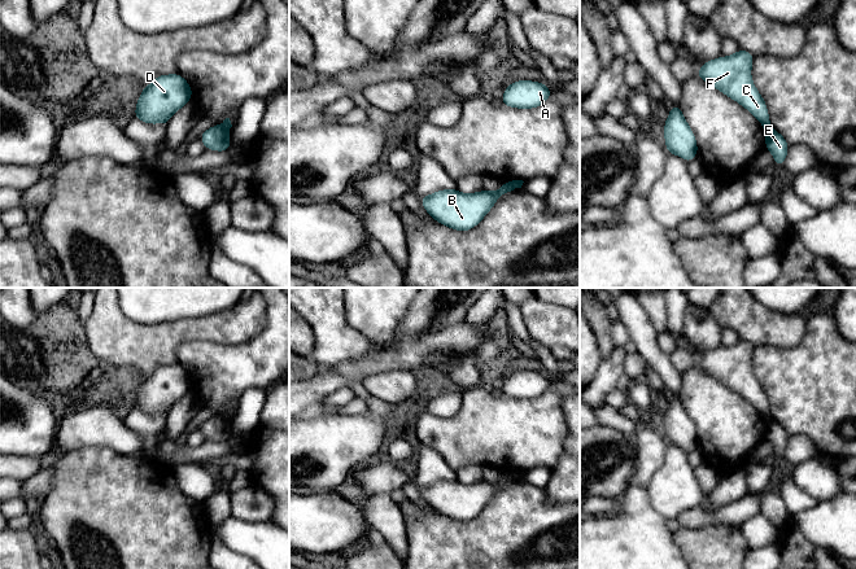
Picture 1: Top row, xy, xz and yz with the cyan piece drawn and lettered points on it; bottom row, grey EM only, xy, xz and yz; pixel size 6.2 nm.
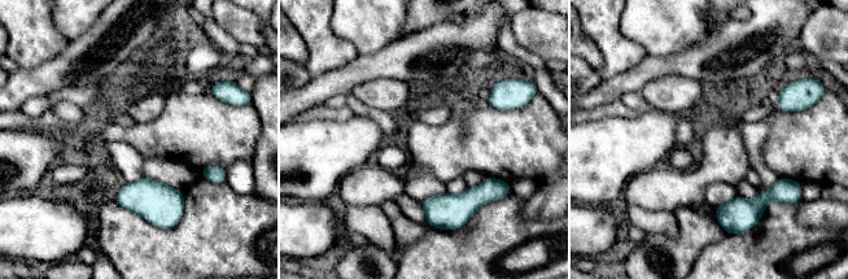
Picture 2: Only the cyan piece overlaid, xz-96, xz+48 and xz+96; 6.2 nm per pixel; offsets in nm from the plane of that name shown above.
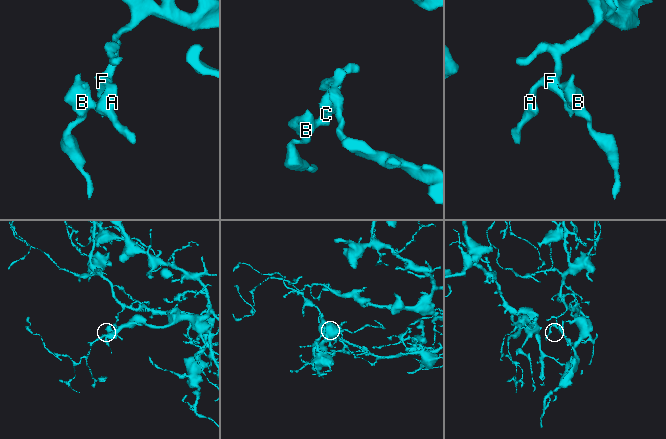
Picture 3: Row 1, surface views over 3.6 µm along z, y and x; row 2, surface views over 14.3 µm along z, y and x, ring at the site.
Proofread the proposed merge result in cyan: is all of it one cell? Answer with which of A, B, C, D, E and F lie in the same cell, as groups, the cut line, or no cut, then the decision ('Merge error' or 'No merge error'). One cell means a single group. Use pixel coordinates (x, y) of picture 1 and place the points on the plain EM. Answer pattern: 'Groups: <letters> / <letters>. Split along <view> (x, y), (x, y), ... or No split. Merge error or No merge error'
Groups: A C F / B D E. Split along yz (769, 416), (765, 420). Merge error

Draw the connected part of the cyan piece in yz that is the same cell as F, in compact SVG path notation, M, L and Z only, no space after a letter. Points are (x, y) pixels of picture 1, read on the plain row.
M738 340L733 346L704 351L695 366L747 399L764 420L770 417L767 394L751 369L754 345Z

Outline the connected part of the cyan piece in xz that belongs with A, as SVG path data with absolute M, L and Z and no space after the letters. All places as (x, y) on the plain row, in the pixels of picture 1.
M528 369L506 376L501 393L508 398L533 399L551 389L551 381L545 373Z

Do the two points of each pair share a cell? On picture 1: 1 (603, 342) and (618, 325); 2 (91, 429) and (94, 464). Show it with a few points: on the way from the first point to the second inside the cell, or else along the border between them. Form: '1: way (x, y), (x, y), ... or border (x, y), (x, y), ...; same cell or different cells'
1: border (610, 323), (610, 336), (614, 346); different cells
2: border (122, 454), (106, 447), (83, 446), (64, 455); different cells

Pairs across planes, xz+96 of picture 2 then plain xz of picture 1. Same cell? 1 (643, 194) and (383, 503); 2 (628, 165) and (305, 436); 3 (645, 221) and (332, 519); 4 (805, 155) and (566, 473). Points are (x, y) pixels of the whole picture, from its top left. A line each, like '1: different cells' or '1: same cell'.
1: different cells
2: same cell
3: different cells
4: different cells

